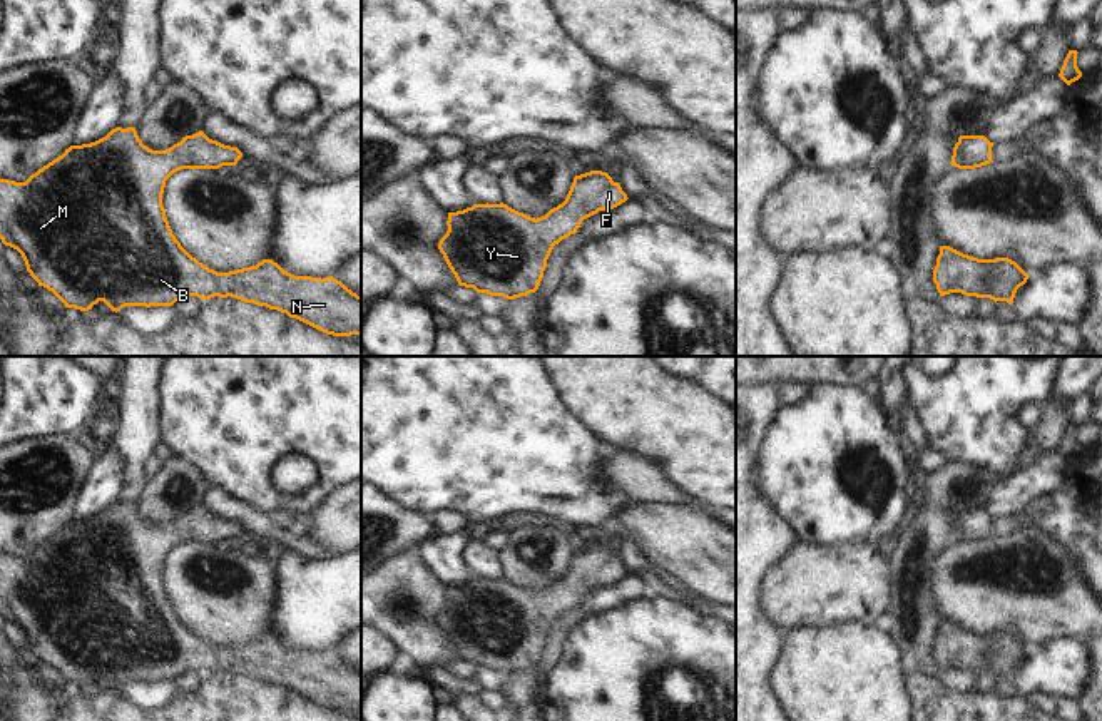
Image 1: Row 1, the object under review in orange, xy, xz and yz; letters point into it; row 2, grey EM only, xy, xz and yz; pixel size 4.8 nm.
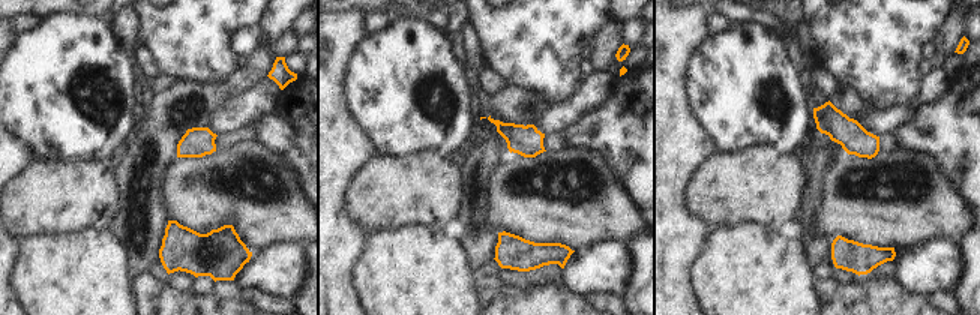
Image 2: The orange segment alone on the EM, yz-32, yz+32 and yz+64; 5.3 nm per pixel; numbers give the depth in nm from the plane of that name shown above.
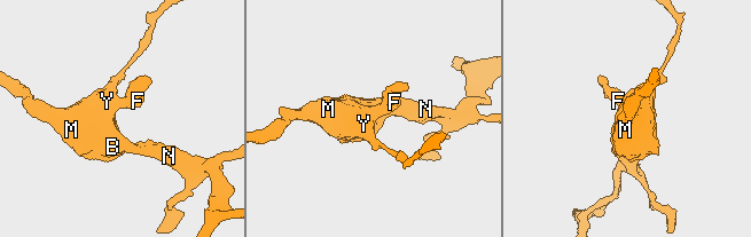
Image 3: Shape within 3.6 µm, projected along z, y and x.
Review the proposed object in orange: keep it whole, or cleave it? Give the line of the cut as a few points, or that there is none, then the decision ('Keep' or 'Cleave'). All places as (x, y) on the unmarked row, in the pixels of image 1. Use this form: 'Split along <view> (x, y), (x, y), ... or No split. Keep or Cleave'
No split. Keep.

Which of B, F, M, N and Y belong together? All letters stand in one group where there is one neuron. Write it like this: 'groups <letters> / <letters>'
groups B F M N Y

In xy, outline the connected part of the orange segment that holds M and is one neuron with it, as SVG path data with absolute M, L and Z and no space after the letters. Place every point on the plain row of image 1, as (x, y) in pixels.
M115 502L95 517L70 520L25 557L0 554L0 614L22 629L30 651L38 661L52 666L65 683L89 686L94 679L104 676L117 688L125 681L172 681L184 671L201 674L231 671L286 688L289 693L296 693L326 709L361 709L361 671L333 651L323 654L294 651L273 634L263 634L256 641L229 647L217 647L192 632L176 614L162 580L166 555L181 544L219 544L236 540L241 532L242 527L237 522L212 515L202 505L182 512L181 517L166 525L152 525L142 519L135 502Z

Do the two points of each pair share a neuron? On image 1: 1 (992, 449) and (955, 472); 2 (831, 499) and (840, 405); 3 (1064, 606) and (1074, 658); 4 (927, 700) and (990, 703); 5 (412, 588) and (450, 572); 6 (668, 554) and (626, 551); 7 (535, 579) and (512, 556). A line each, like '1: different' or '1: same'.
1: different
2: same
3: different
4: same
5: different
6: different
7: same

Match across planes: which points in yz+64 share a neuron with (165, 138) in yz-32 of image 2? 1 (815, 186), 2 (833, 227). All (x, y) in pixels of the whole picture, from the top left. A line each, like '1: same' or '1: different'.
1: same
2: different

